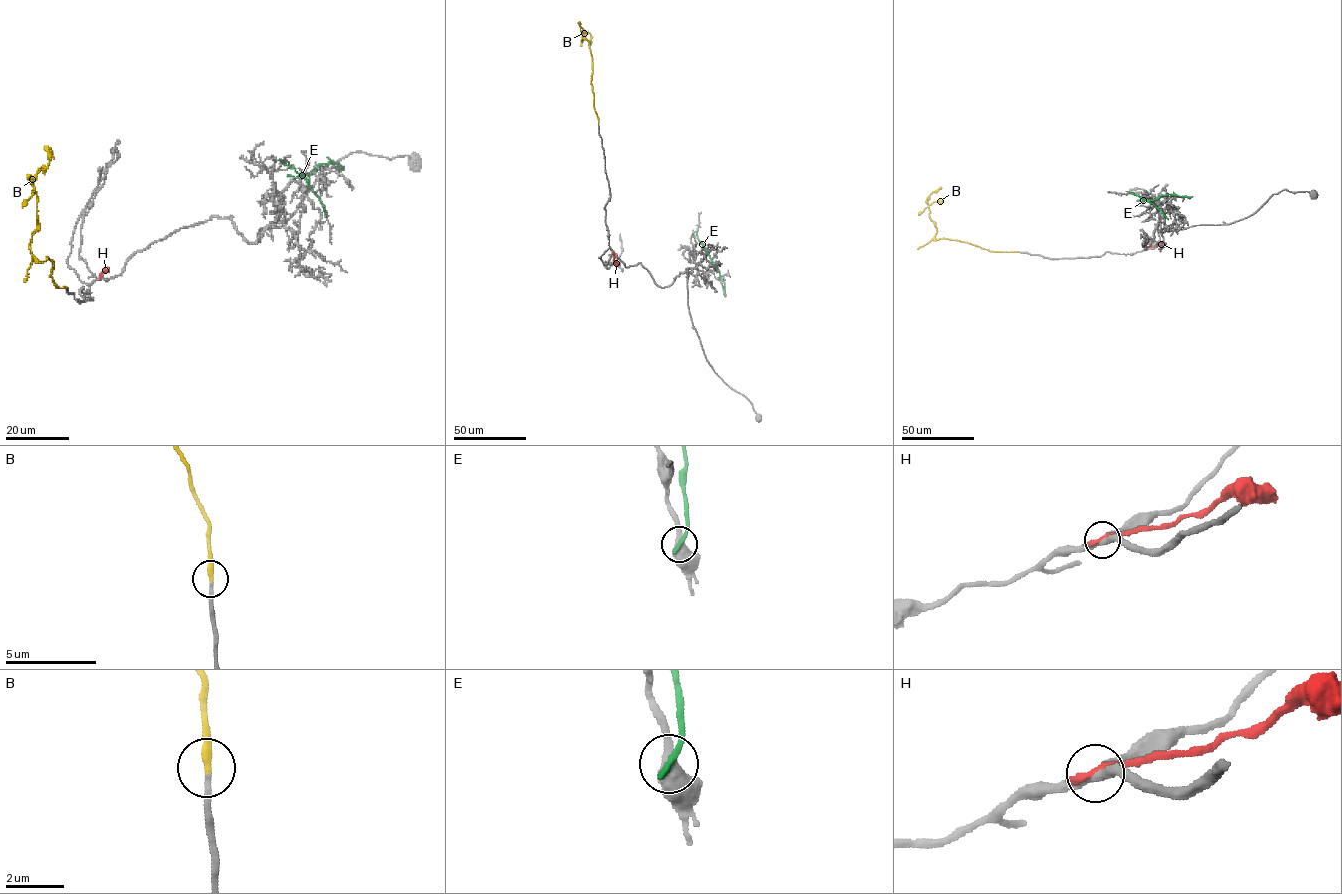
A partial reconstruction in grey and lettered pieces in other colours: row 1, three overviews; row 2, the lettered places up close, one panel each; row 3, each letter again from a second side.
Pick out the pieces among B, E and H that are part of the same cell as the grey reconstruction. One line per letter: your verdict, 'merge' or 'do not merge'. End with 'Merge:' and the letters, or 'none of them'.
B: merge
E: do not merge
H: do not merge
Merge: B

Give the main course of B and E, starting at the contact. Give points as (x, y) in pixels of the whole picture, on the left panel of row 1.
B: (66, 287), (53, 283), (52, 261), (40, 262), (30, 249), (37, 224), (33, 183), (48, 165), (45, 148)
E: (340, 169), (338, 164), (331, 162), (320, 164), (309, 175), (299, 174), (280, 158)

